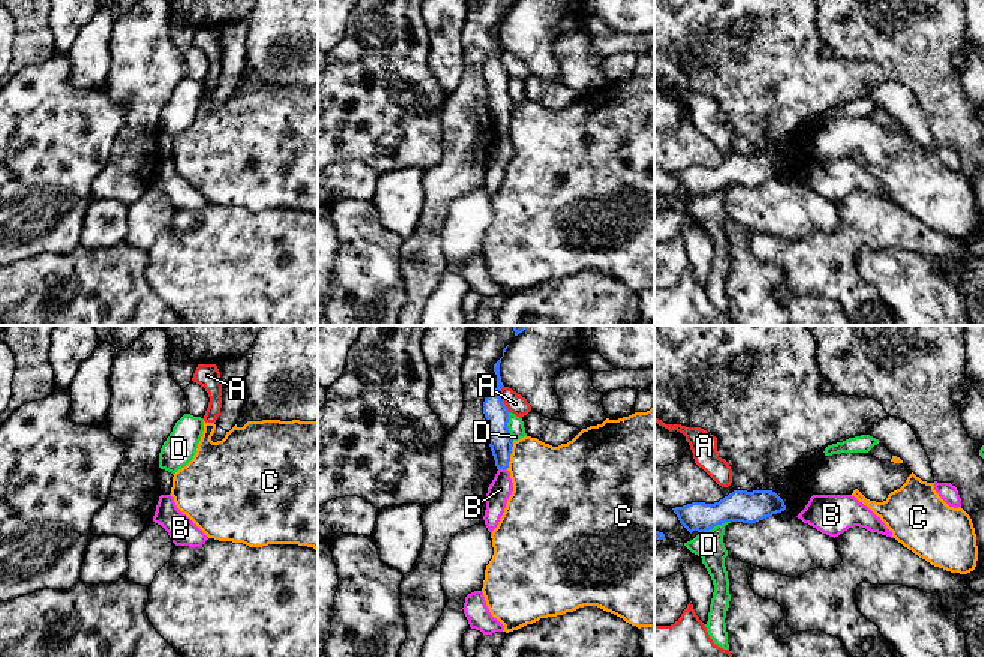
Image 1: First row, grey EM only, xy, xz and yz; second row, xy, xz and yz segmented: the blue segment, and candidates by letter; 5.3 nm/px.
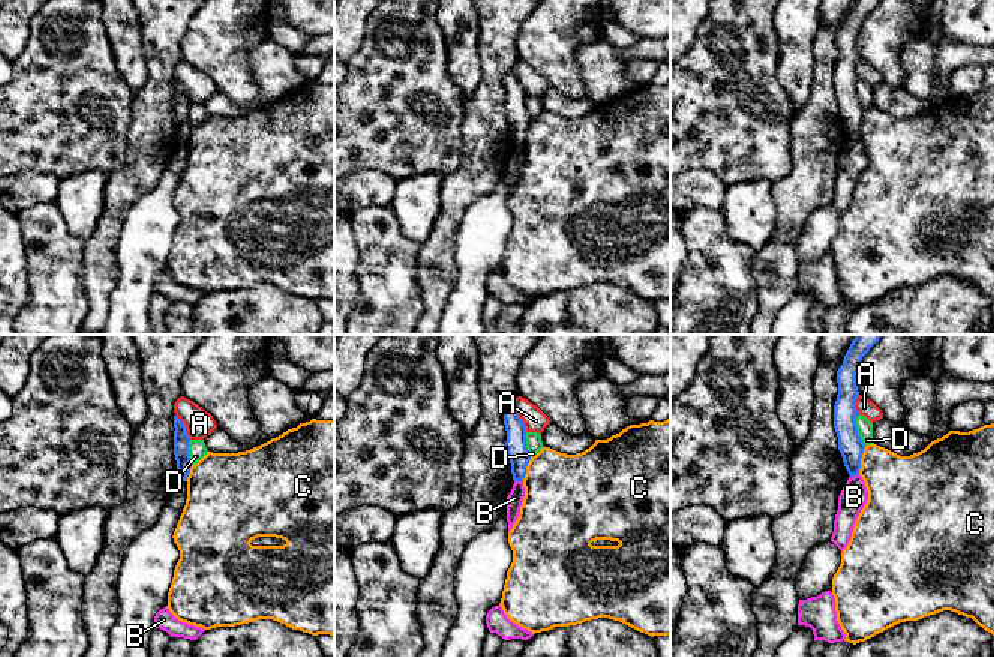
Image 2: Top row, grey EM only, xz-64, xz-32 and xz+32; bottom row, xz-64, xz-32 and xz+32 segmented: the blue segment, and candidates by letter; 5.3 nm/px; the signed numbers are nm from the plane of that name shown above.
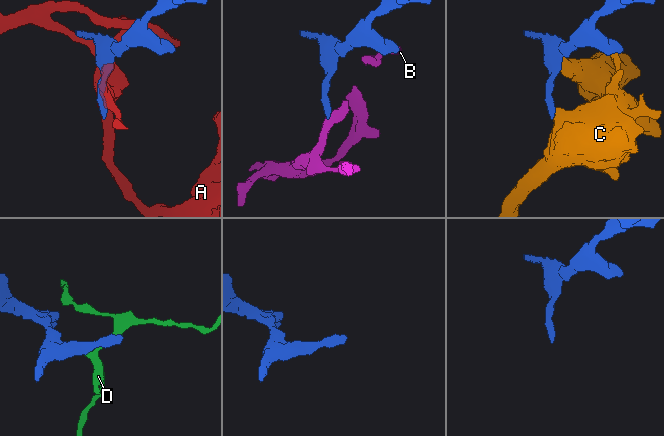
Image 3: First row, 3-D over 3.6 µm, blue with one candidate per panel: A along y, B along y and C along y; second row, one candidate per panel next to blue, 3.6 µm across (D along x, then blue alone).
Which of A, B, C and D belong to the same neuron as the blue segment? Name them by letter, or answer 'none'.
none

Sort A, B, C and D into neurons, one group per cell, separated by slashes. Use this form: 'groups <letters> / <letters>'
groups A / B / C / D

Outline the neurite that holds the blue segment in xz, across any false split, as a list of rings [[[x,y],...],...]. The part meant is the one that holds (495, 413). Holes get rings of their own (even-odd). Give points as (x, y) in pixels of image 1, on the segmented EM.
[[[501,358],[494,364],[494,372],[496,375],[496,387],[489,392],[483,402],[483,414],[488,426],[488,441],[495,460],[496,470],[507,470],[513,447],[513,438],[508,432],[508,411],[500,398],[500,390],[502,387],[500,376]]]

